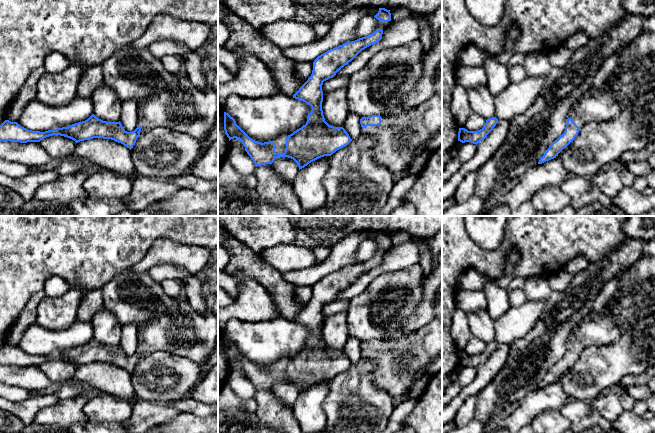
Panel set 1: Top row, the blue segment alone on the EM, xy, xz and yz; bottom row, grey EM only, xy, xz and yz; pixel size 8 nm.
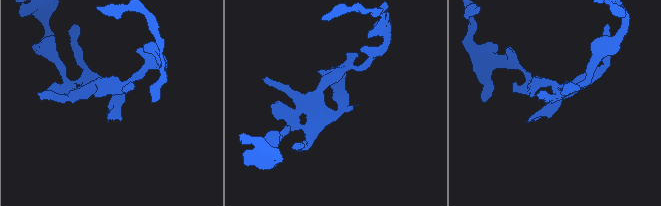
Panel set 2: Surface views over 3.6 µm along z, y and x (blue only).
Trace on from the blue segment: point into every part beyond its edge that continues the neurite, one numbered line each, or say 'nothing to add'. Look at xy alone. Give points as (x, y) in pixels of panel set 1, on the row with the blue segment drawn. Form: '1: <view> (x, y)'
1: xy (183, 107)

